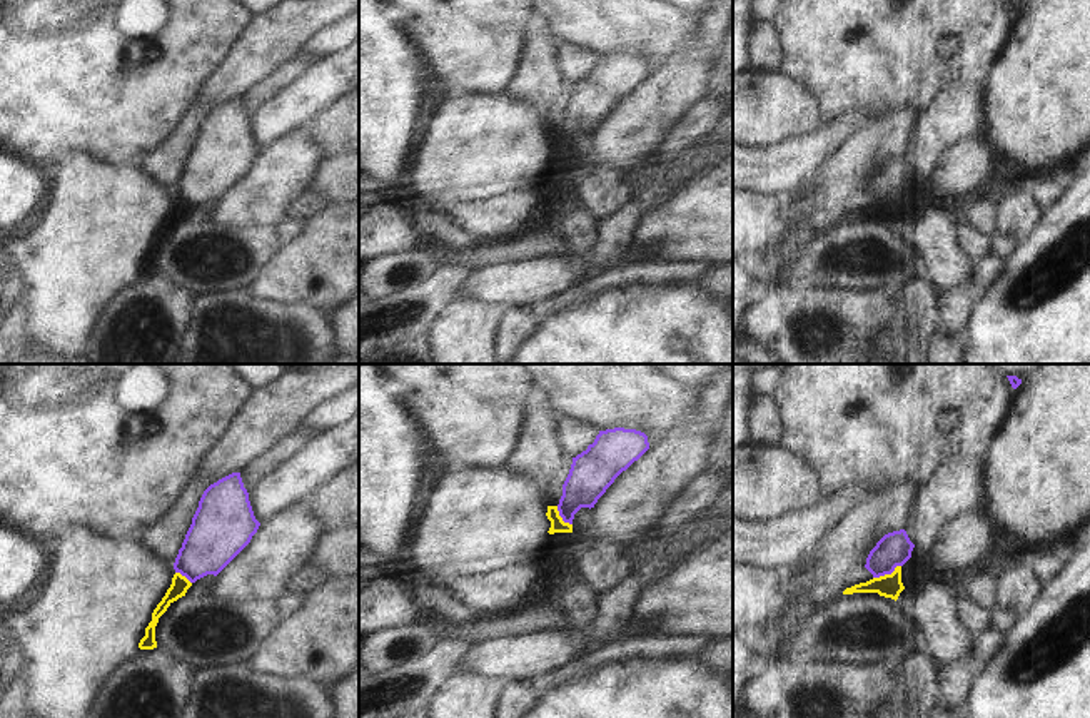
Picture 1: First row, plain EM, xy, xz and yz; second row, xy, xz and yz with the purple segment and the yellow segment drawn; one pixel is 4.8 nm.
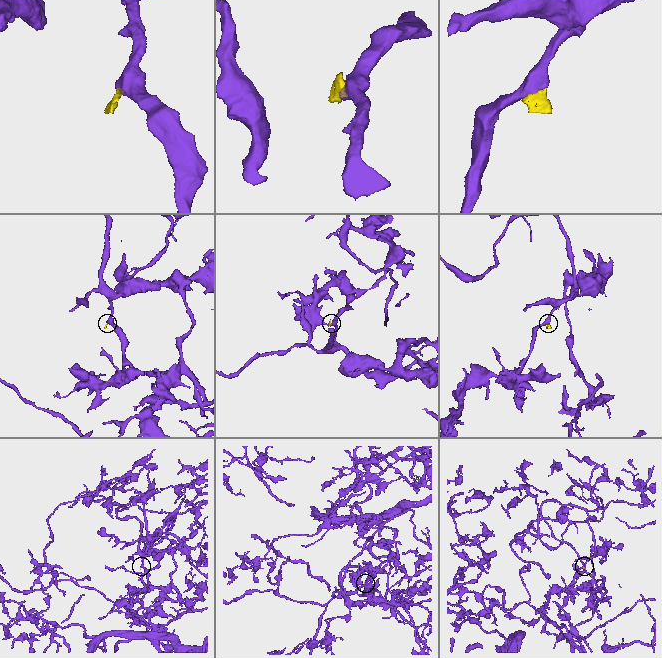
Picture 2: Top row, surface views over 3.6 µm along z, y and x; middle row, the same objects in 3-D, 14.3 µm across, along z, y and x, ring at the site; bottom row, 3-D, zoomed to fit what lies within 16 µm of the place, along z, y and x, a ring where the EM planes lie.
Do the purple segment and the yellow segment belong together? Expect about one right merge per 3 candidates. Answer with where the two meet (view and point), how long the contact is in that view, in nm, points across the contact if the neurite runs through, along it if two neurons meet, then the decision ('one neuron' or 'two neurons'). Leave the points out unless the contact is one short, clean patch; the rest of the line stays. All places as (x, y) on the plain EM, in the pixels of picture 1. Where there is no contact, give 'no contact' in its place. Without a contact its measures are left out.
meets purple in yz at (887, 199); contact 150 nm long; border along yz (900, 191), (890, 199), (873, 204); two neurons

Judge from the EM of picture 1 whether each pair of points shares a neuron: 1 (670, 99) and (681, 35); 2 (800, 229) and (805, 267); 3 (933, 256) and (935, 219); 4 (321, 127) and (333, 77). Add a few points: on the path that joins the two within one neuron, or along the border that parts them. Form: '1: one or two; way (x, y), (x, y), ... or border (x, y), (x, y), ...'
1: two; border (698, 19), (695, 44), (675, 52), (650, 72)
2: two; border (810, 234), (785, 281)
3: one; way (935, 247), (935, 227)
4: two; border (341, 96), (301, 127)

